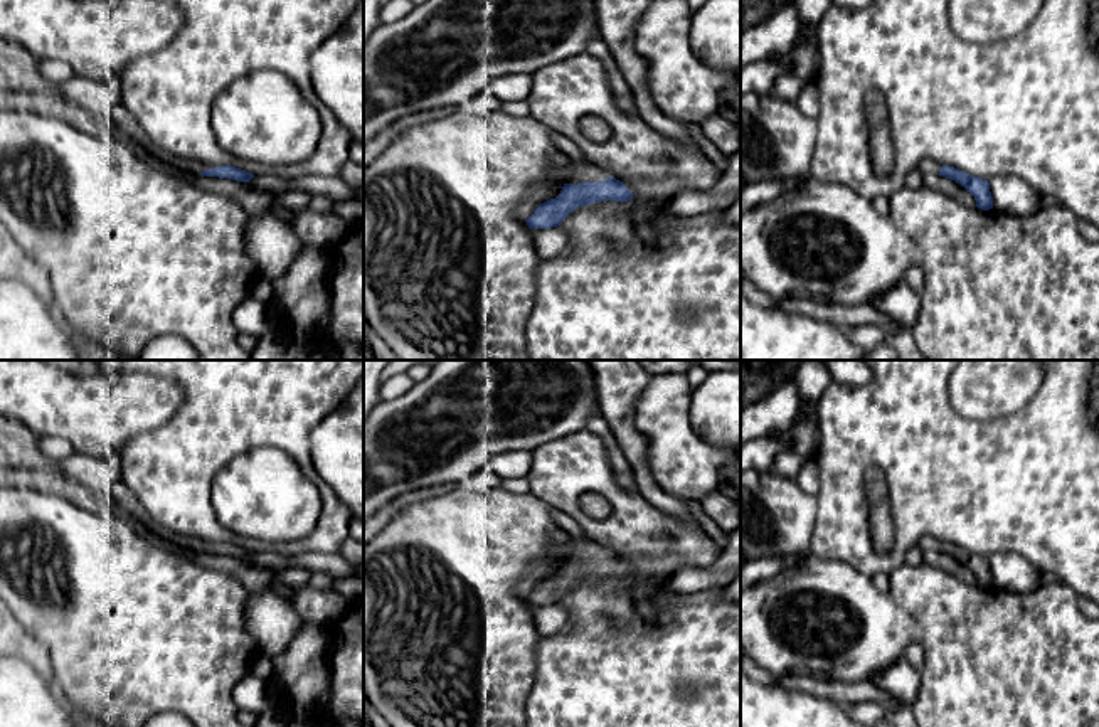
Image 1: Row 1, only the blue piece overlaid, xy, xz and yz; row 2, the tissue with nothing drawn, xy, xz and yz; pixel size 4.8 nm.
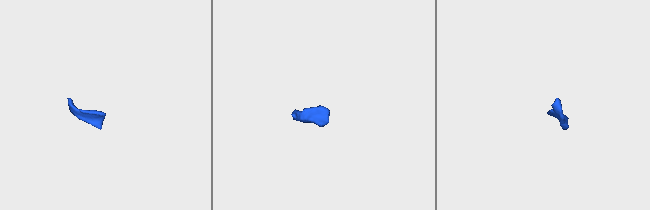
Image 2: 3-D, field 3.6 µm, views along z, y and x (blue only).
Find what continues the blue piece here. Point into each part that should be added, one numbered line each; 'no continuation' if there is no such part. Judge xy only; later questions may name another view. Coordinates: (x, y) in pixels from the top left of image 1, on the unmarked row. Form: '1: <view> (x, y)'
1: xy (160, 532)

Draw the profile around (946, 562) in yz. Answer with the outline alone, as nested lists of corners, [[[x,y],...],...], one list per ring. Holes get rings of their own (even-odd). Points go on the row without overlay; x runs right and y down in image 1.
[[[936,552],[936,554],[931,554],[927,559],[936,567],[956,576],[958,579],[964,581],[966,584],[976,584],[974,574],[964,564],[956,560],[954,557]]]

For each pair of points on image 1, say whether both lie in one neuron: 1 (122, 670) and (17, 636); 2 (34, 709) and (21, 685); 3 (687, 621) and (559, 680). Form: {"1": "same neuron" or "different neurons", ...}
{"1": "different neurons", "2": "same neuron", "3": "same neuron"}

